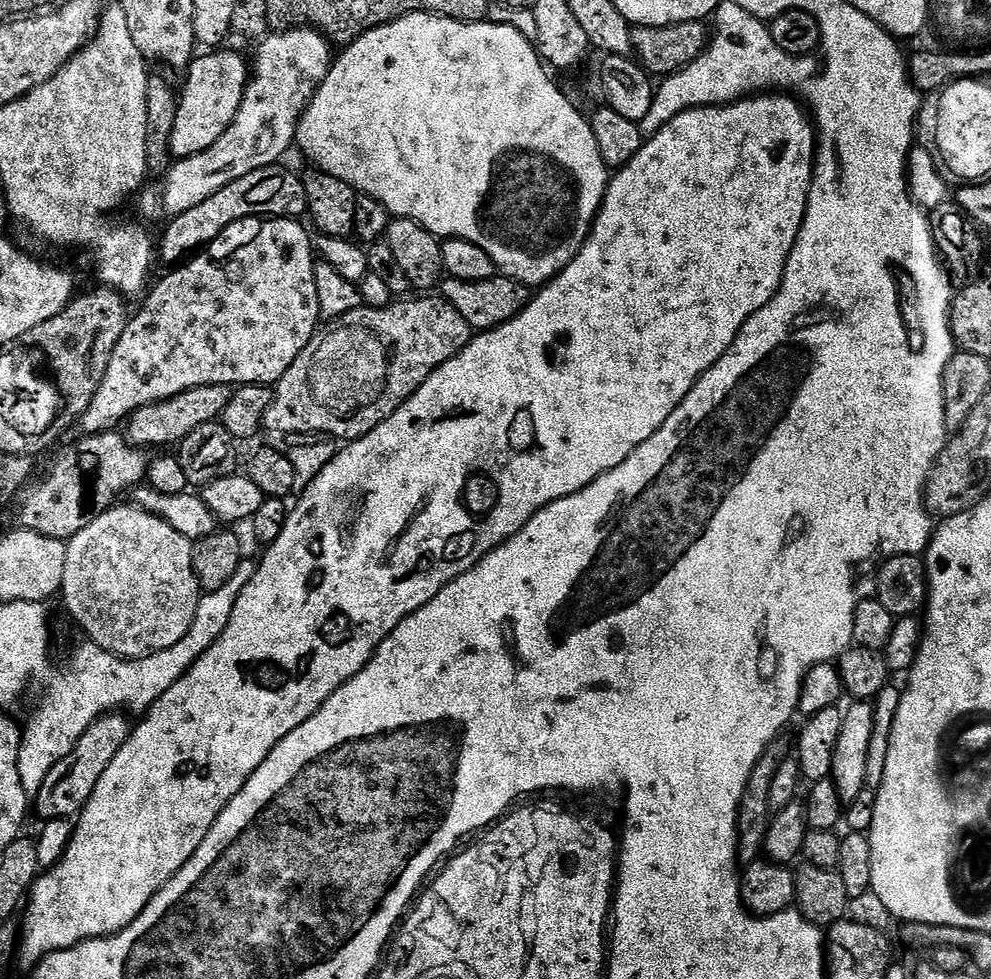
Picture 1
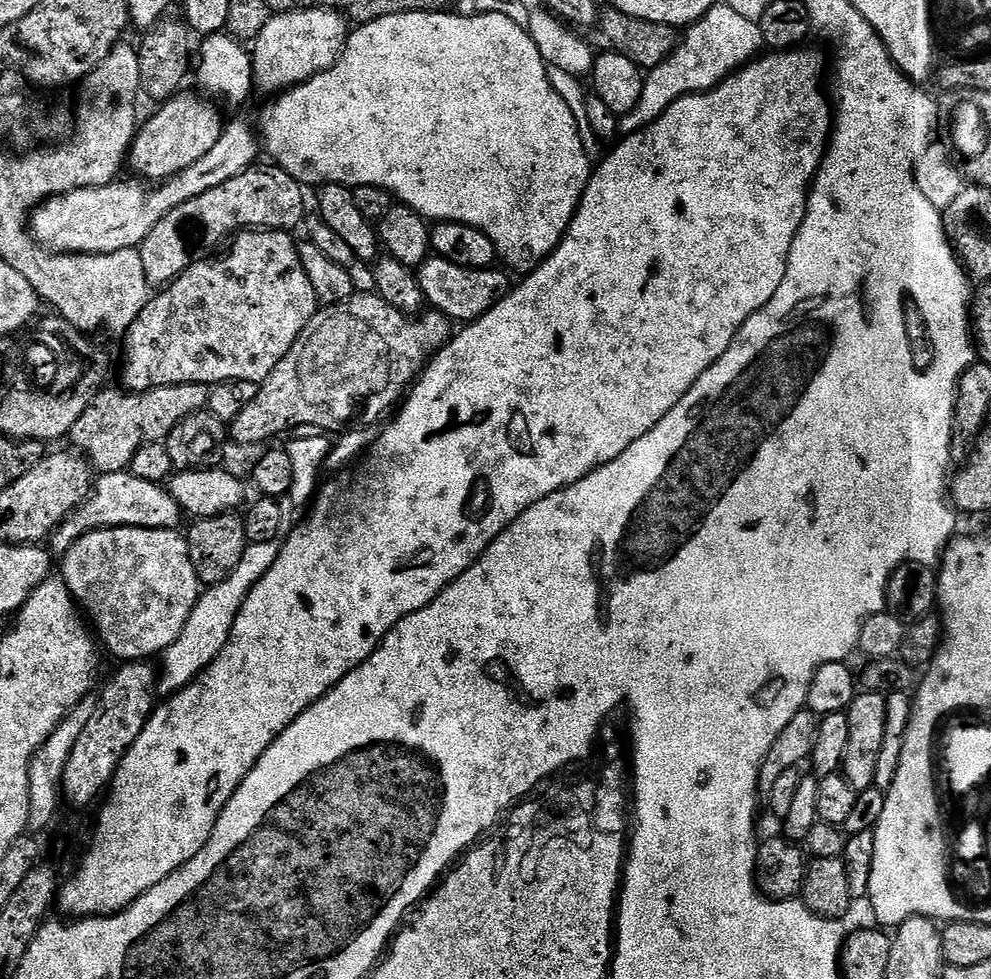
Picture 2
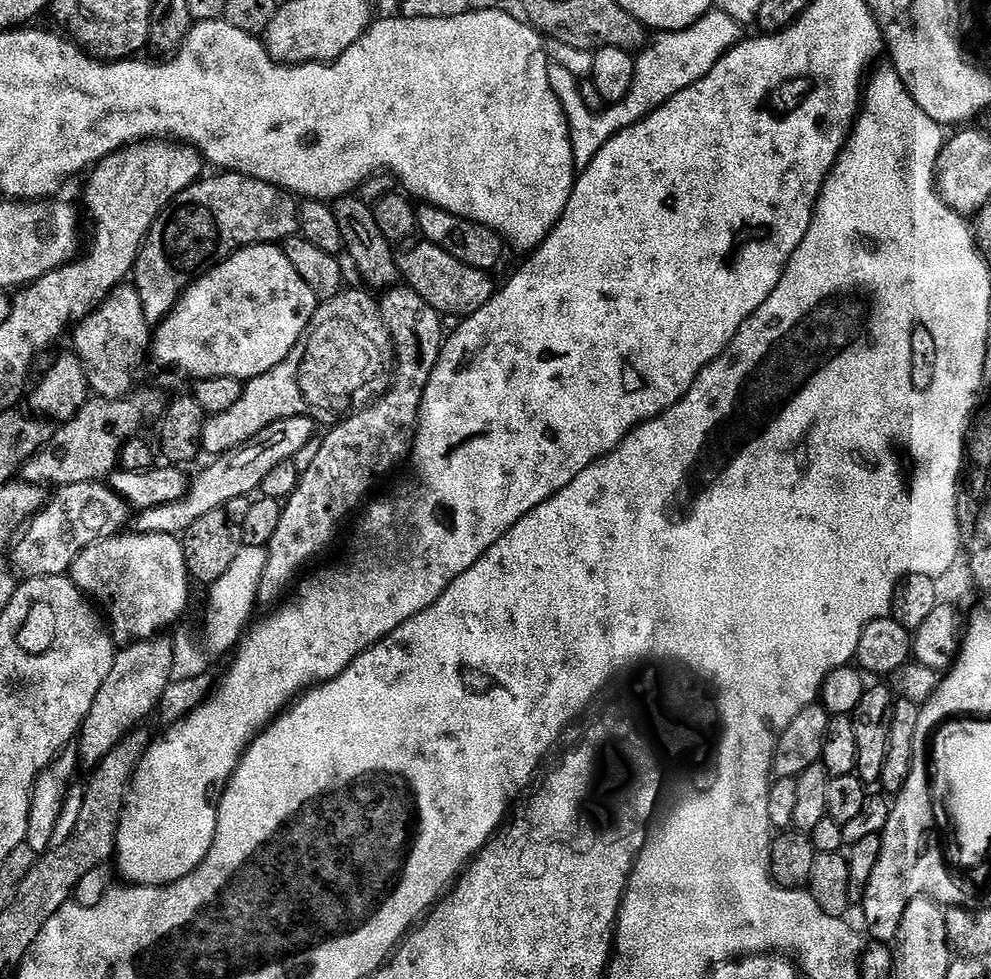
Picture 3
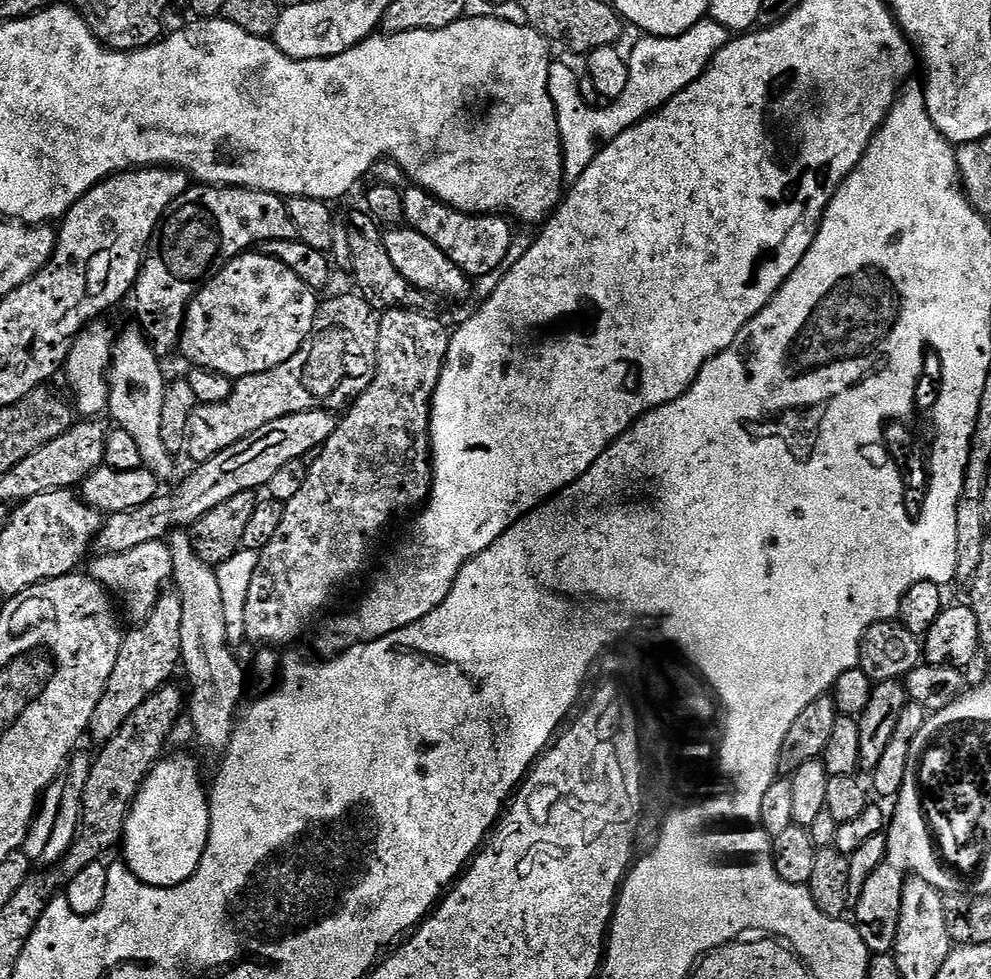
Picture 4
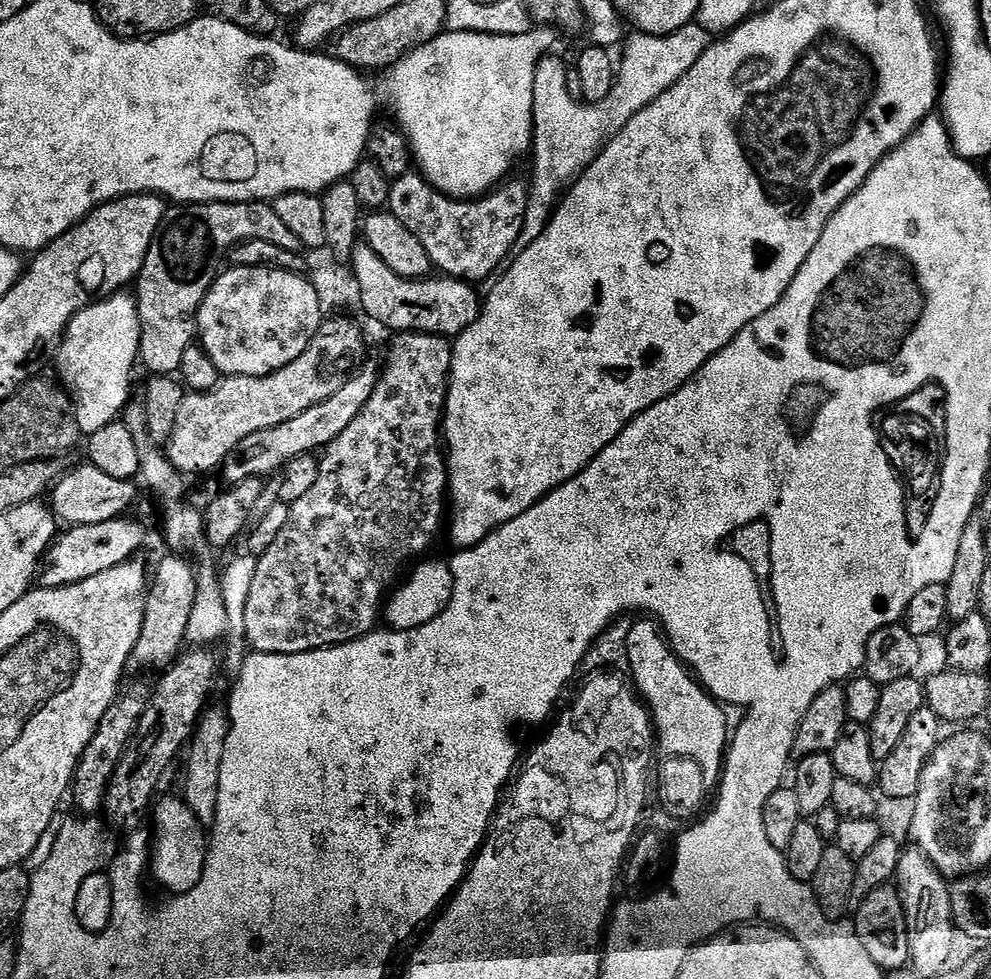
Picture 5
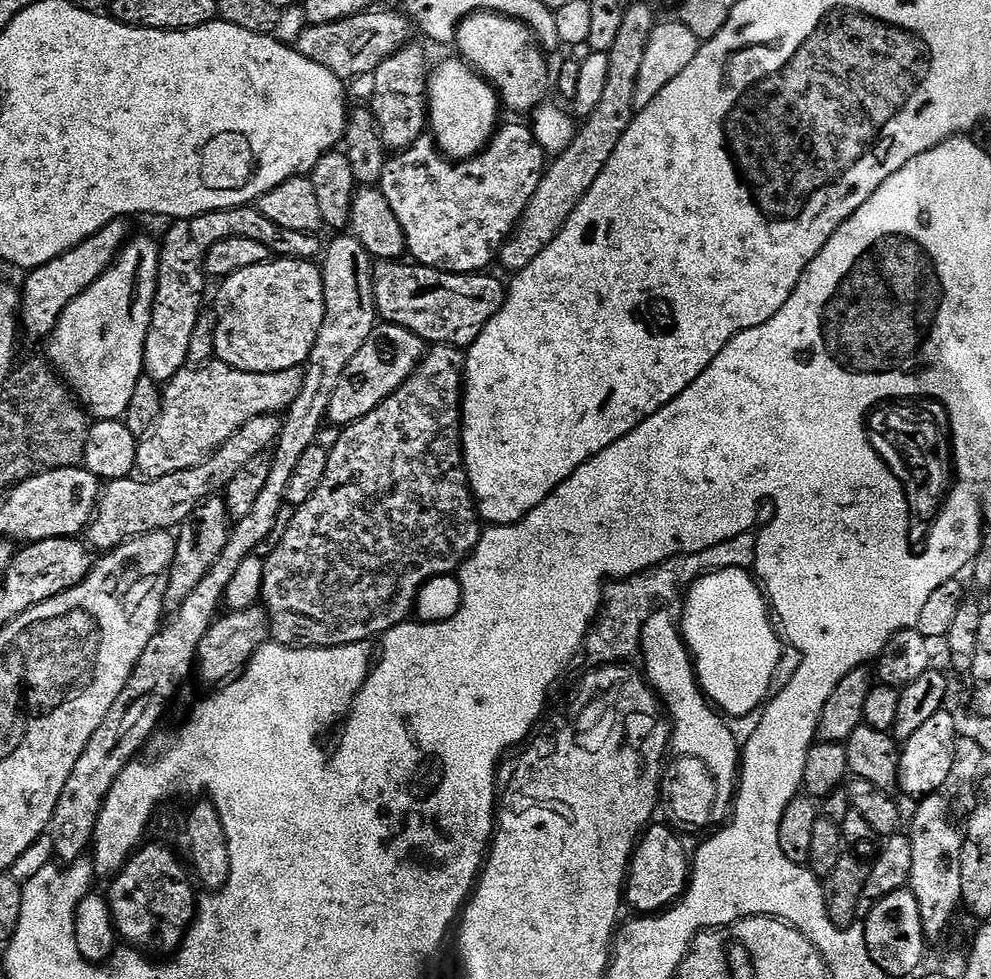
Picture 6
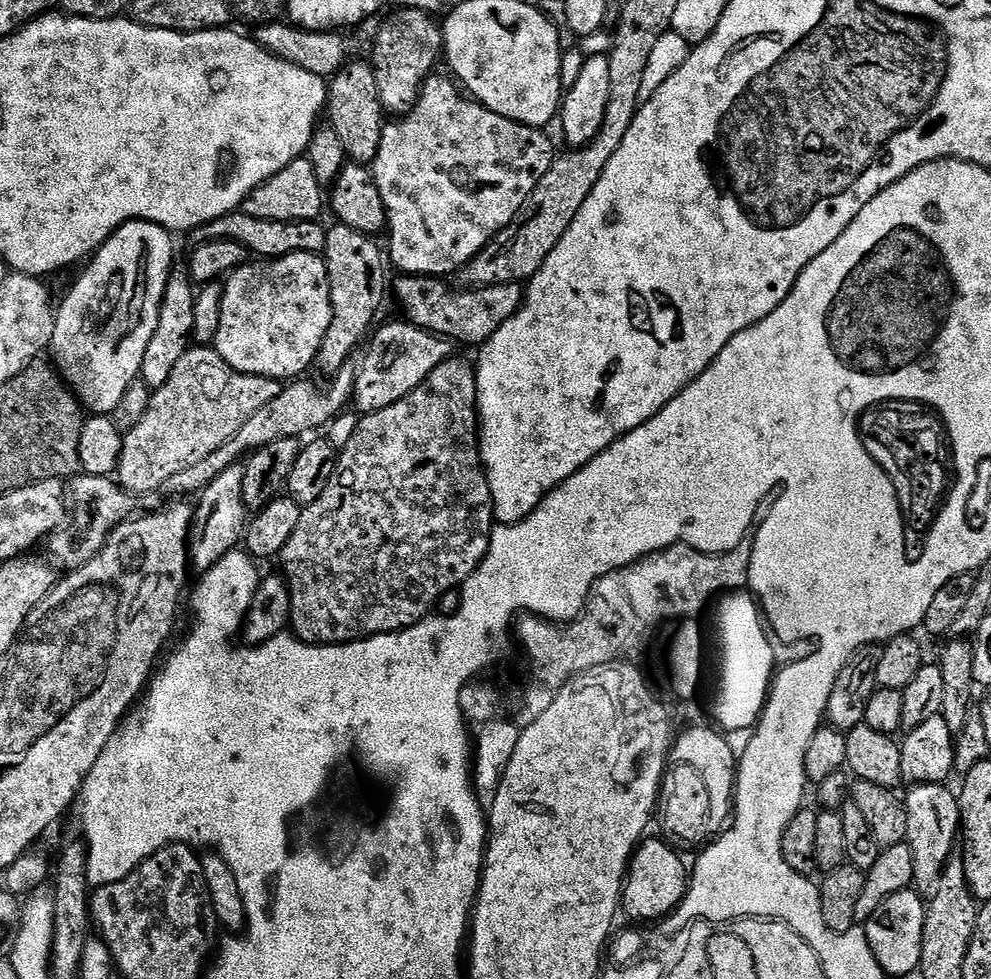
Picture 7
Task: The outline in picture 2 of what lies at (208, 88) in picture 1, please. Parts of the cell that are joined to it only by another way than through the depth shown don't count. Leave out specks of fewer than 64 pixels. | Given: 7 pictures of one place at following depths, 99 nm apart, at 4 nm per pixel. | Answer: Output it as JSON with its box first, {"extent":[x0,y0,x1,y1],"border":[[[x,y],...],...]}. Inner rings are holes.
{"extent":[130,91,225,182],"border":[[[181,91],[173,100],[159,105],[157,112],[139,125],[130,153],[130,168],[137,172],[137,177],[148,182],[171,180],[214,150],[214,142],[224,133],[225,121],[220,121],[220,112],[214,105],[203,104],[188,91]]]}

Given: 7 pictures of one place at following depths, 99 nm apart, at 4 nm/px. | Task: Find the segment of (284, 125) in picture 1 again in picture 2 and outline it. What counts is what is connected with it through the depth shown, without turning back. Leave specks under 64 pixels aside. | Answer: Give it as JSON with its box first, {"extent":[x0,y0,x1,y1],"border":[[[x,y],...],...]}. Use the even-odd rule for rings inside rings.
{"extent":[30,8,350,256],"border":[[[297,8],[294,12],[276,12],[262,26],[262,34],[251,45],[252,78],[257,89],[272,94],[284,94],[291,88],[312,80],[318,74],[330,70],[336,65],[348,43],[350,24],[334,8]],[[229,123],[206,158],[200,158],[194,166],[159,186],[136,180],[126,184],[113,182],[101,188],[75,188],[72,192],[45,200],[30,217],[32,239],[48,252],[69,256],[105,256],[127,248],[139,249],[146,234],[150,234],[166,214],[182,206],[182,202],[190,202],[190,198],[198,198],[198,194],[206,194],[206,190],[214,190],[214,186],[238,178],[238,174],[257,163],[256,155],[261,152],[253,129],[251,132],[244,124]]]}

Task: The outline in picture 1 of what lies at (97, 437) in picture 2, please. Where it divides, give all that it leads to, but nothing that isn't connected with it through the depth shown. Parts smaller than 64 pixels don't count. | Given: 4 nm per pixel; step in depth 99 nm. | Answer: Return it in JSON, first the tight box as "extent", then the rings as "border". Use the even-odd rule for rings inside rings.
{"extent":[126,384,234,450],"border":[[[231,384],[198,386],[194,390],[186,390],[169,400],[146,406],[128,417],[126,439],[128,443],[145,450],[151,450],[151,448],[164,450],[167,449],[164,448],[167,444],[179,445],[181,440],[185,440],[190,434],[194,434],[194,430],[198,430],[198,426],[217,423],[223,417],[226,406],[230,406],[233,391],[234,388]]]}

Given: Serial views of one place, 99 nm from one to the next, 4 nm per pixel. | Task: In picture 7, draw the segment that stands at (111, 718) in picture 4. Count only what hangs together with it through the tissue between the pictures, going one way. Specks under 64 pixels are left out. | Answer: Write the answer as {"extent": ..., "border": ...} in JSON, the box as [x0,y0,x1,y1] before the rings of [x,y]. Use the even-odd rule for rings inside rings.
{"extent":[188,463,250,573],"border":[[[243,463],[234,464],[228,470],[222,470],[222,474],[218,474],[218,478],[199,493],[197,500],[200,501],[195,501],[192,529],[188,532],[188,558],[193,573],[209,572],[226,553],[237,551],[244,539],[250,513],[242,498],[243,473]]]}

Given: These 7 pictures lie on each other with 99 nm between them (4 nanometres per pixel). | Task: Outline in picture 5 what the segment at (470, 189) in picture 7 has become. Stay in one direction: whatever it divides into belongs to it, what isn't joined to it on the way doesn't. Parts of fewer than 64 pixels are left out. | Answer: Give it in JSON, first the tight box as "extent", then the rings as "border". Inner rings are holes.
{"extent":[387,170,530,282],"border":[[[409,170],[391,181],[387,207],[426,246],[426,254],[430,254],[435,269],[448,278],[477,282],[487,276],[495,277],[501,271],[522,234],[530,188],[516,180],[506,183],[479,198],[467,200],[445,194],[427,176]]]}

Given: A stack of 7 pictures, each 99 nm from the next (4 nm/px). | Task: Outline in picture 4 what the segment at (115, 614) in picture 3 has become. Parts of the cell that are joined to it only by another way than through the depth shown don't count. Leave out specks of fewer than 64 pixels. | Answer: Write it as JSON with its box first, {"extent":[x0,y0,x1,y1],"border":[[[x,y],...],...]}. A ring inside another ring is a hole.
{"extent":[90,540,173,622],"border":[[[155,540],[154,542],[146,542],[134,550],[110,552],[97,555],[97,557],[97,560],[92,564],[92,569],[90,569],[92,579],[97,580],[109,593],[115,594],[115,592],[117,592],[117,594],[124,599],[124,608],[128,611],[128,616],[132,619],[132,622],[145,620],[145,618],[154,610],[154,606],[158,602],[160,593],[169,587],[170,581],[173,579],[171,550],[169,545]]]}

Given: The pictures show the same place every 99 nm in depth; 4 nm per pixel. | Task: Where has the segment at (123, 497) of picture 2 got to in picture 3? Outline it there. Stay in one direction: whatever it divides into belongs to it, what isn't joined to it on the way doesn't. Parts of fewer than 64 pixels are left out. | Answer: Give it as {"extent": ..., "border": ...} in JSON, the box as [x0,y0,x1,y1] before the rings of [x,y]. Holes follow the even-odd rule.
{"extent":[14,480,130,577],"border":[[[91,480],[65,484],[40,513],[31,517],[15,545],[14,564],[25,577],[63,576],[71,573],[72,563],[82,550],[117,535],[128,520],[130,505],[107,483]]]}

